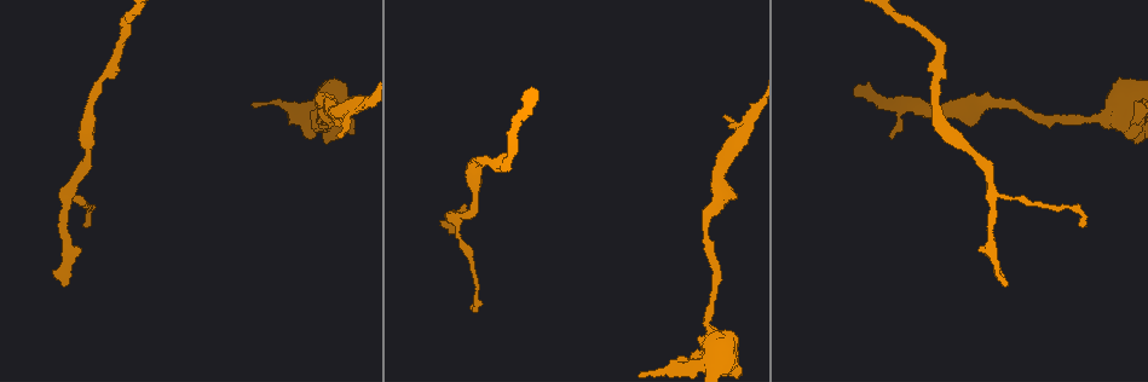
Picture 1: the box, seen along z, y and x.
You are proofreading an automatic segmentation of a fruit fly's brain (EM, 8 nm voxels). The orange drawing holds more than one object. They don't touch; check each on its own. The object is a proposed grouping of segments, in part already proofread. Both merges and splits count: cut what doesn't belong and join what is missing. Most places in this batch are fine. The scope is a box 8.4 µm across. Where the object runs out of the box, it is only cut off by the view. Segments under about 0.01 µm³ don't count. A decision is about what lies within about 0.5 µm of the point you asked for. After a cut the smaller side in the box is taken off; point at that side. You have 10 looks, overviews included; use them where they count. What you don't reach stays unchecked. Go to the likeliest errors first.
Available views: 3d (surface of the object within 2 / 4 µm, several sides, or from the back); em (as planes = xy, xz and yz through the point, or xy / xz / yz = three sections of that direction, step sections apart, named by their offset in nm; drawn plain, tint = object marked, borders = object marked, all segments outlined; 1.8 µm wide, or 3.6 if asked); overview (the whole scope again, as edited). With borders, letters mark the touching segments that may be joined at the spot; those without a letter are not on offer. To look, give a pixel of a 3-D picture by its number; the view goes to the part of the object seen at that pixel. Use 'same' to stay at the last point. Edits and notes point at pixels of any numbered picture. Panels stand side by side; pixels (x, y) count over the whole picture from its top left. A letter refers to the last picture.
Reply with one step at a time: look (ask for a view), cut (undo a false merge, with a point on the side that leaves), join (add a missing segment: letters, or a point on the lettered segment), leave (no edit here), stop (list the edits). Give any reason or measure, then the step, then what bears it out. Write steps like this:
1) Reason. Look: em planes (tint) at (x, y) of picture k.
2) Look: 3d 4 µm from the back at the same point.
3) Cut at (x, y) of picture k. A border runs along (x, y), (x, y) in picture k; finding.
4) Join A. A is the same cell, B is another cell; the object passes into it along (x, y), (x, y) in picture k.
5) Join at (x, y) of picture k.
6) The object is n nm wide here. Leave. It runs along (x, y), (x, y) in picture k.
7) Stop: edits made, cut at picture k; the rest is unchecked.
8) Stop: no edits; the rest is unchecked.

Free end. Look: 3d 4 µm from the back at (971, 123) of picture 1.

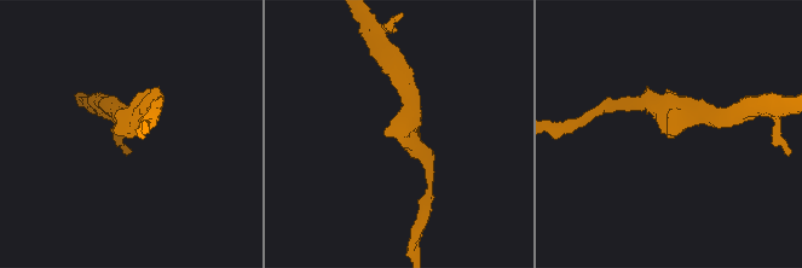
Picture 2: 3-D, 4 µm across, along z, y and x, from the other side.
Look: em xy step 8 (tint) at (386, 130) of picture 2.

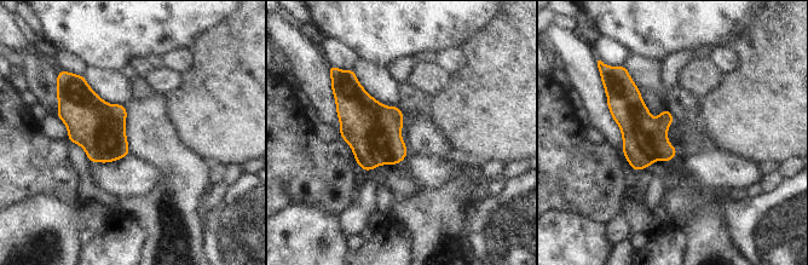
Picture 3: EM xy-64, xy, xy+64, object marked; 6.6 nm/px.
Look: em planes (borders) at the same point.

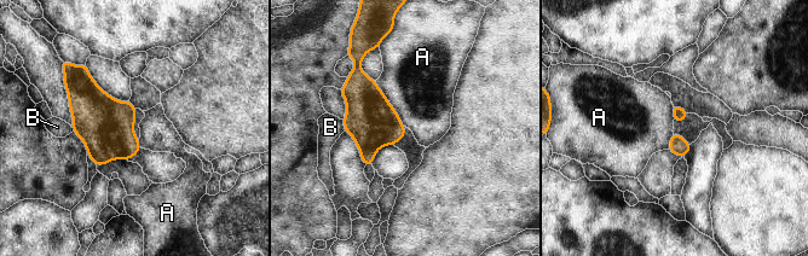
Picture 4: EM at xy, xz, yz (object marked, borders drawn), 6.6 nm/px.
The object is 120 nm wide here. Leave. A and B are other cells; a border runs along (375, 81), (405, 126) in picture 4; no lettered segment goes on from it.

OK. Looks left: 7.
Look: em planes (borders) at (72, 190) of picture 1.

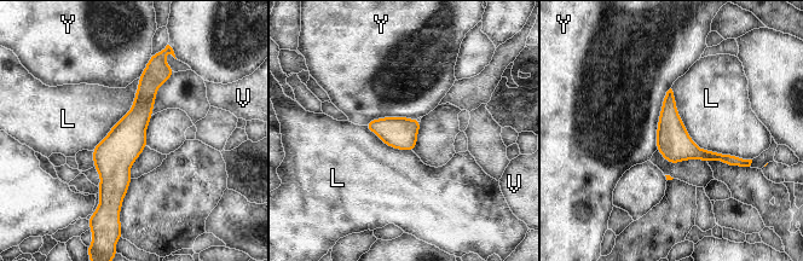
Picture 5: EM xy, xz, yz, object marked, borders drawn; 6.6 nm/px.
The object is 220 nm wide here. Leave. L, V and Y are other cells; continuous, no second neuron.

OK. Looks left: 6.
Tapers out. Look: 3d 4 µm at (469, 308) of picture 1.

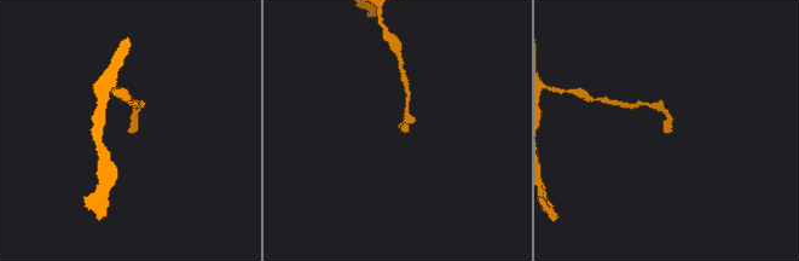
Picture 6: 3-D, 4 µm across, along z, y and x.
Shape alone is not enough. Look: em planes (borders) at (133, 131) of picture 6.

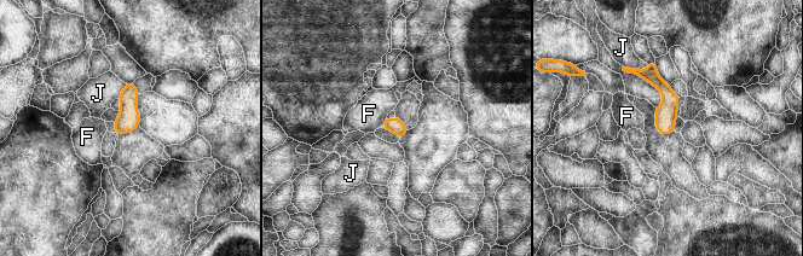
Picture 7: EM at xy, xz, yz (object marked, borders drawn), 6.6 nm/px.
The object is 110 nm wide here. Leave. F and J are other cells; no lettered segment goes on from it.

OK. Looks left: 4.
Calibre changes. Look: 3d 4 µm at (1114, 114) of picture 1.

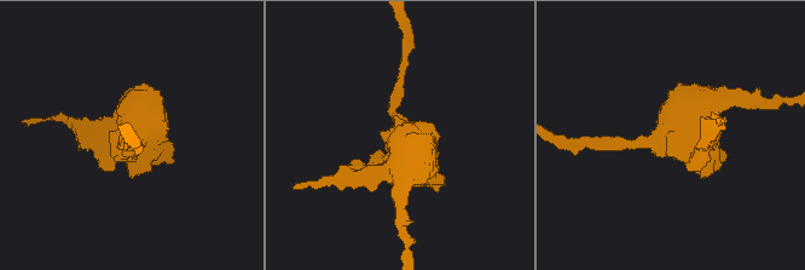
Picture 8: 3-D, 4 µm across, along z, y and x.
Look: em 3.6 µm planes (plain) at (674, 141) of picture 8.

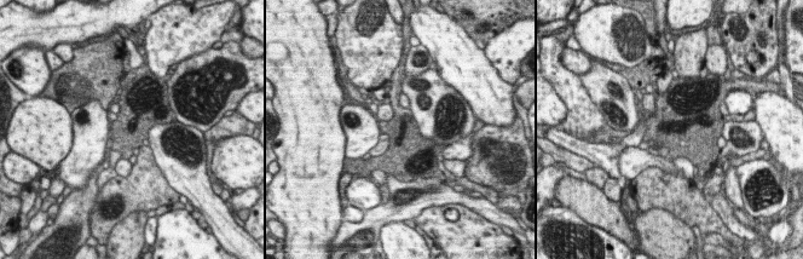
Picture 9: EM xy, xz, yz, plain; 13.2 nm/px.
What lies round it. Look: em 3.6 µm planes (borders) at the same point.

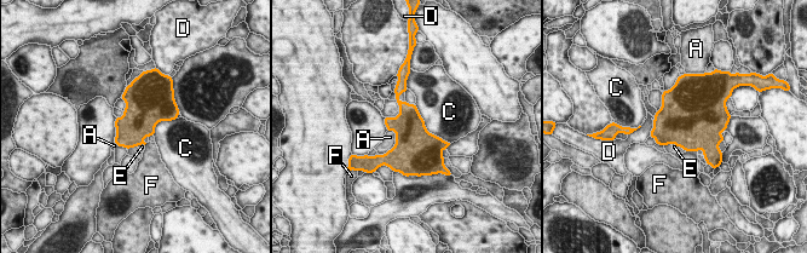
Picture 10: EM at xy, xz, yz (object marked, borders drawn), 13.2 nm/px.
Leave. A, C, D, E and F are other cells; a border runs along (393, 130), (395, 144), (379, 155) in picture 10; continuous, no second neuron.

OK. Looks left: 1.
Stop: no edits; the rest is unchecked.

